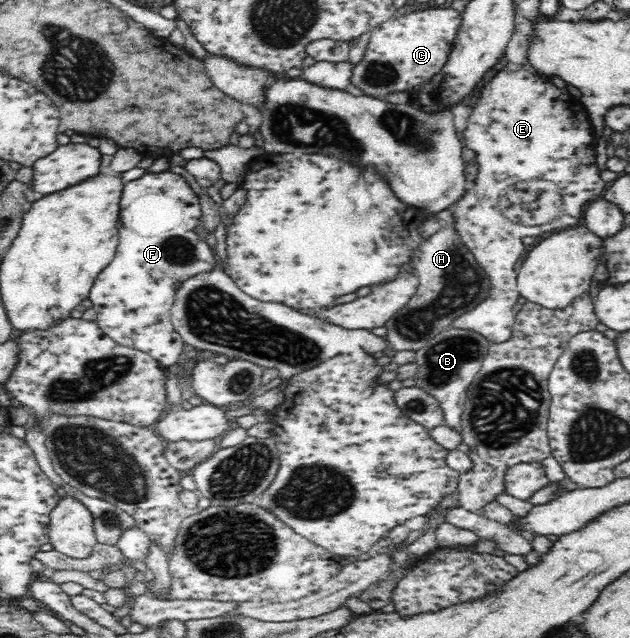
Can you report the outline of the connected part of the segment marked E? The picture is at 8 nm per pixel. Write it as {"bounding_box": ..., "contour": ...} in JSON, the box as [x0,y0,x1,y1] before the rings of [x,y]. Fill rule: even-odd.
{"bounding_box":[449,67,608,343],"contour":[[[511,67],[502,68],[482,88],[480,99],[473,107],[472,114],[466,122],[463,131],[462,143],[464,147],[473,149],[478,162],[477,176],[474,184],[462,197],[461,201],[450,207],[454,217],[454,232],[458,239],[468,248],[468,251],[476,258],[482,269],[488,274],[490,280],[490,293],[484,299],[484,303],[476,305],[472,311],[456,319],[449,327],[469,329],[479,333],[484,339],[492,343],[504,343],[510,339],[515,323],[516,312],[514,305],[521,297],[517,287],[516,259],[524,255],[524,237],[536,237],[550,231],[573,228],[581,218],[581,209],[602,197],[608,184],[601,179],[598,169],[596,152],[597,140],[592,134],[590,117],[579,99],[574,99],[567,89],[554,86],[548,79],[531,68],[514,70]],[[550,180],[558,184],[562,196],[562,213],[546,225],[526,227],[522,224],[512,223],[502,214],[498,206],[498,198],[509,186],[517,181]]]}

